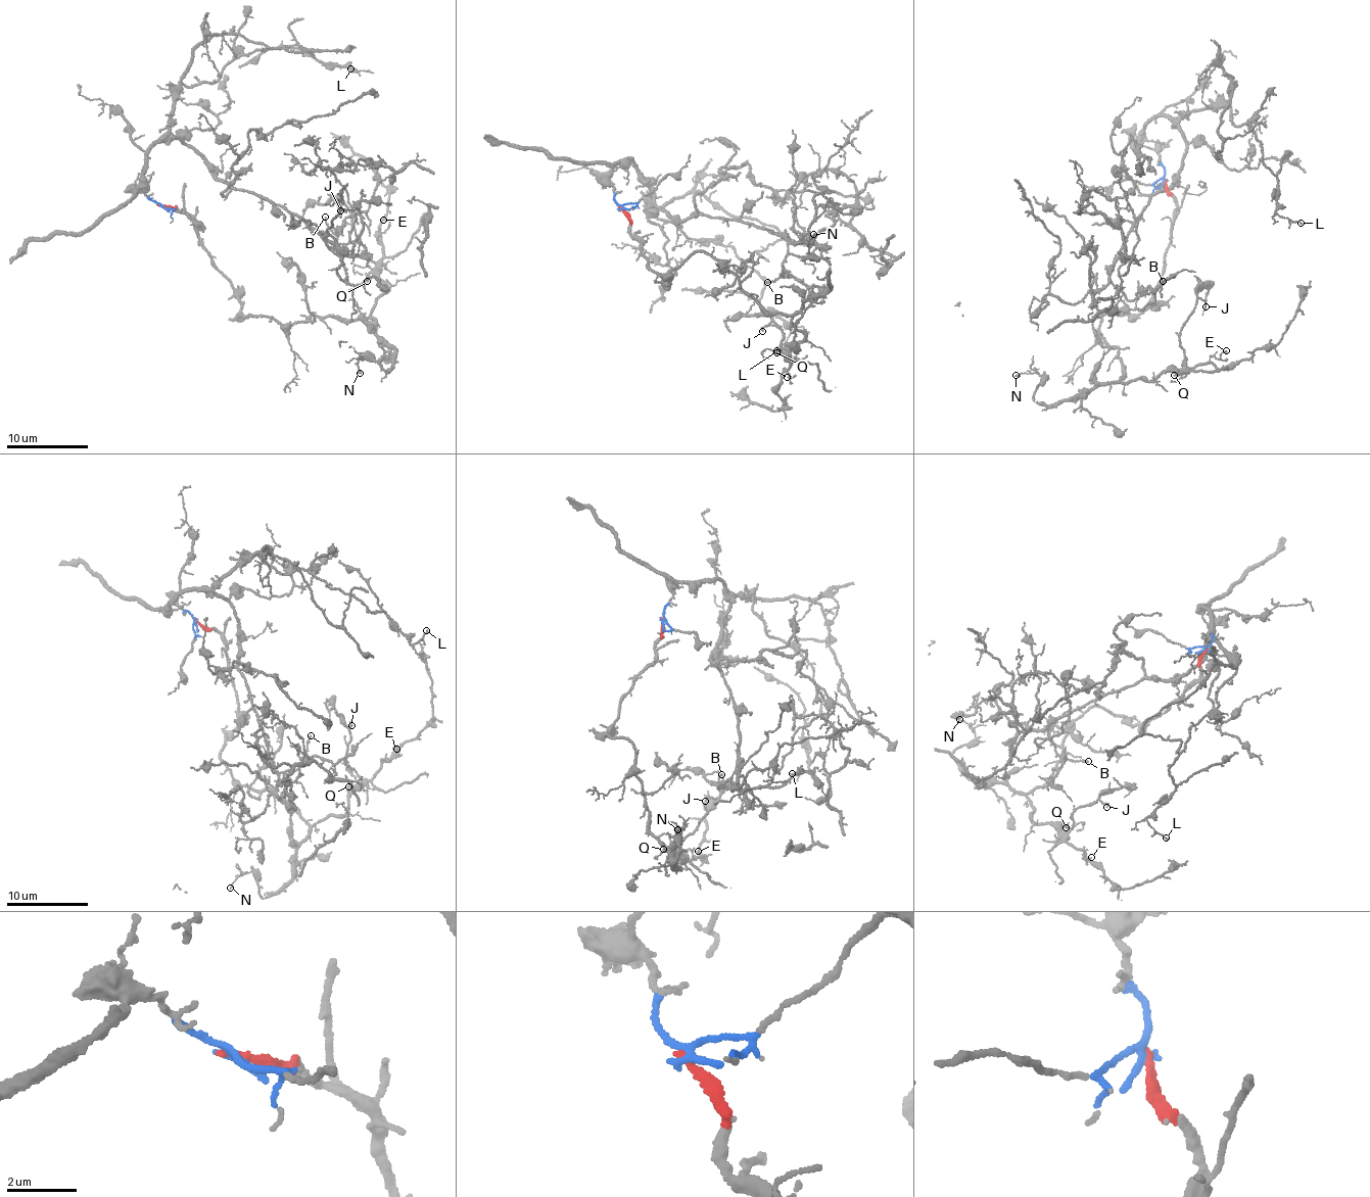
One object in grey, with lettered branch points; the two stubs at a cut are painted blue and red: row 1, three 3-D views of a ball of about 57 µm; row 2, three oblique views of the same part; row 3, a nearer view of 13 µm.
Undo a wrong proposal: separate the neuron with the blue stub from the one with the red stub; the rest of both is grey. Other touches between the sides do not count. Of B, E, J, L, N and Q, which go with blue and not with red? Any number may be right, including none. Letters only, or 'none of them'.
B, L

